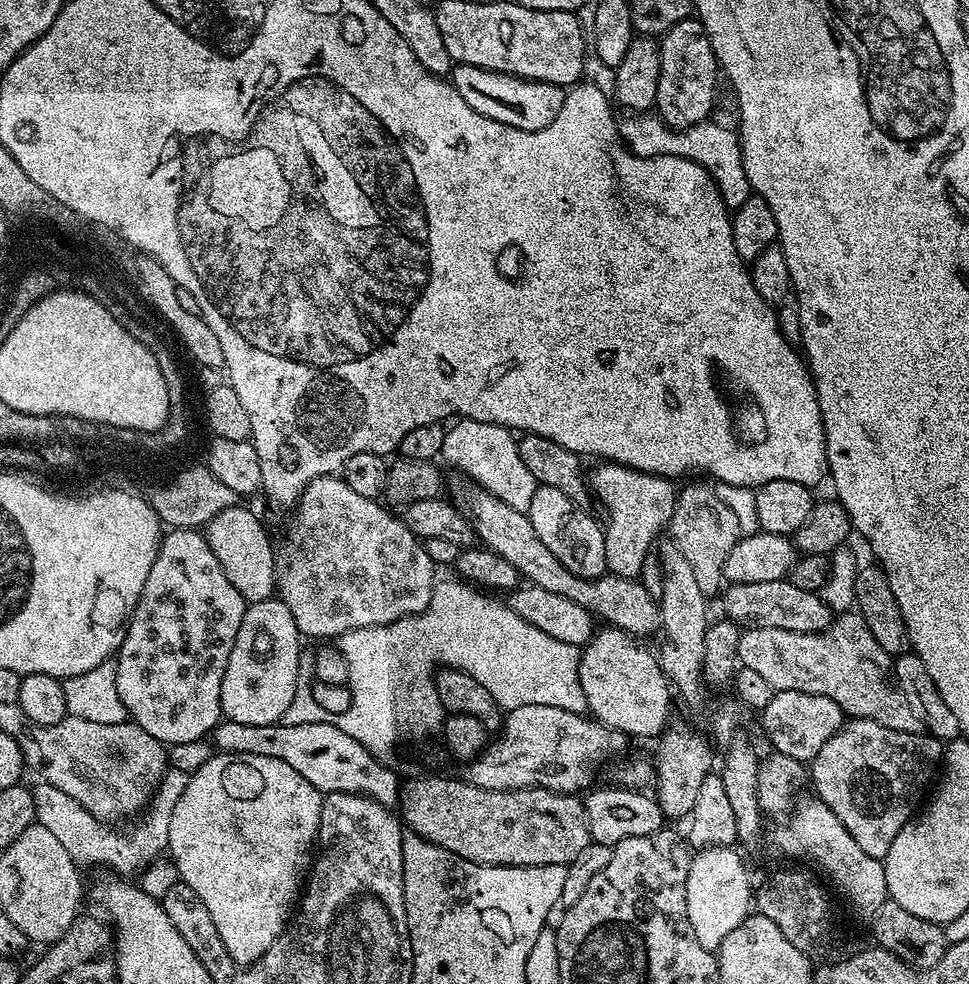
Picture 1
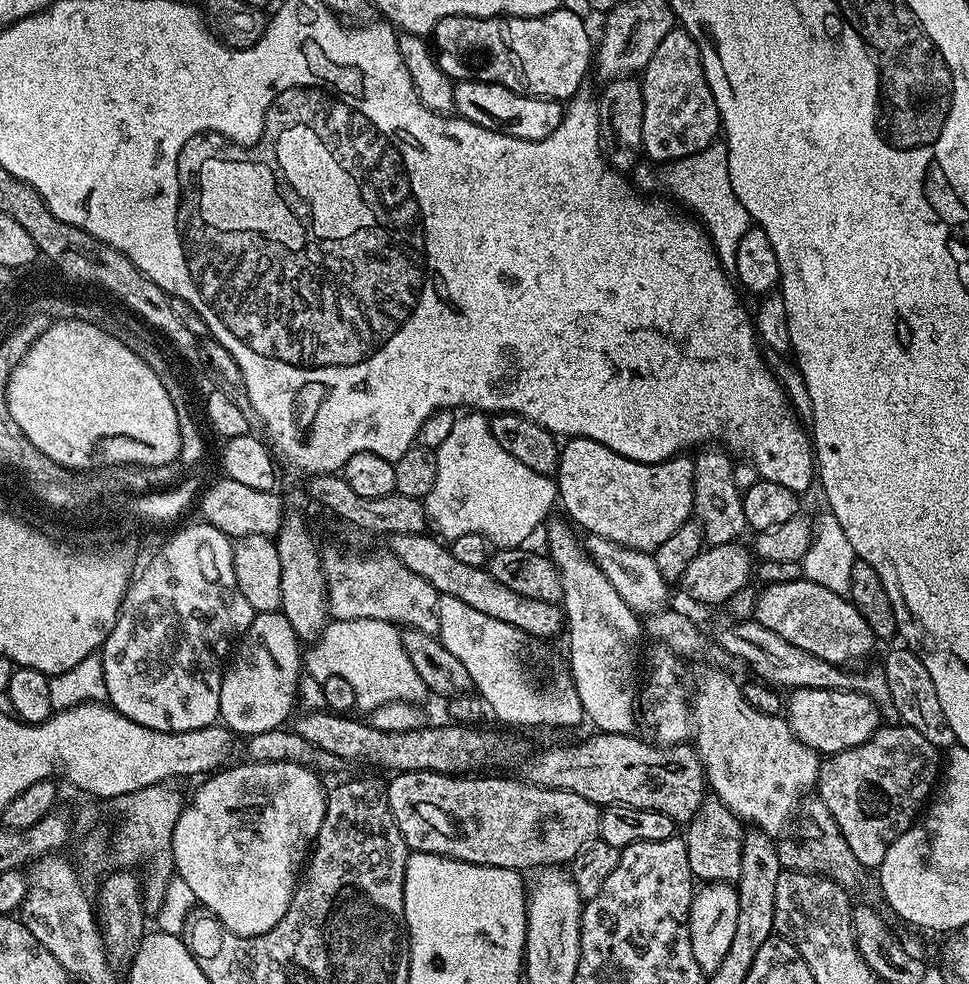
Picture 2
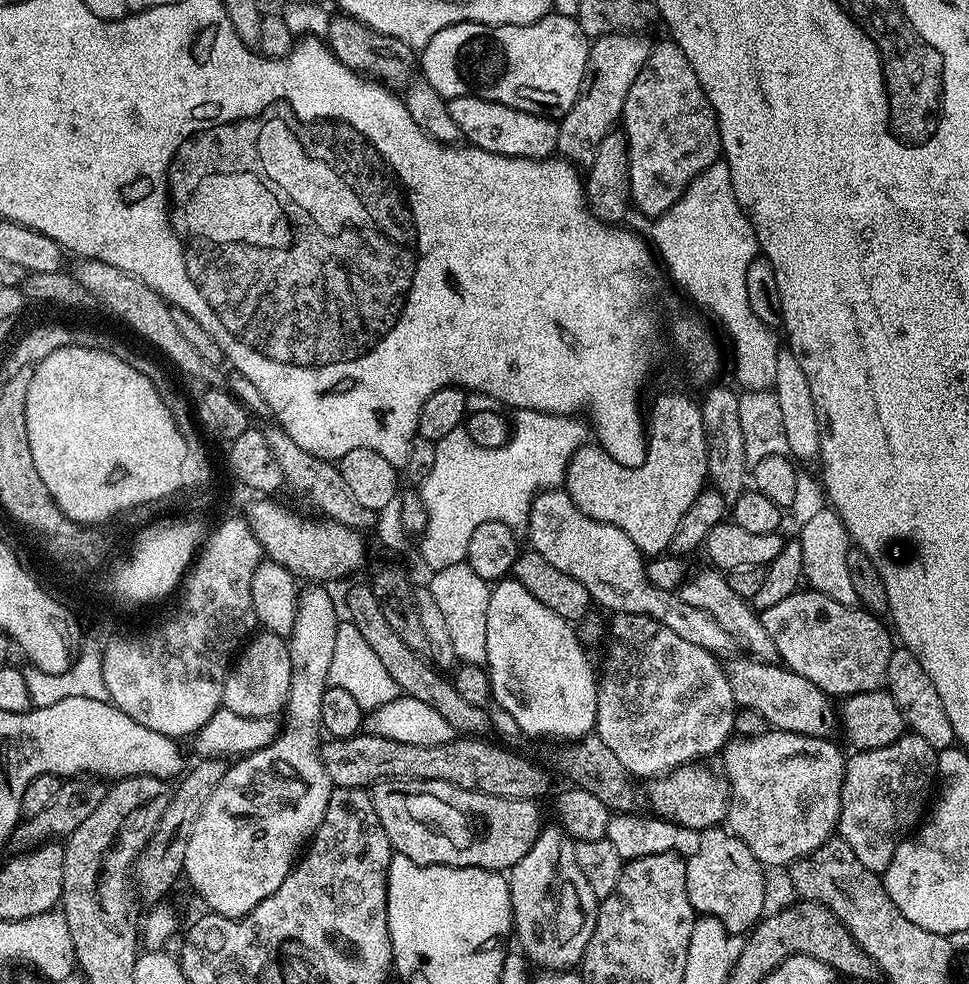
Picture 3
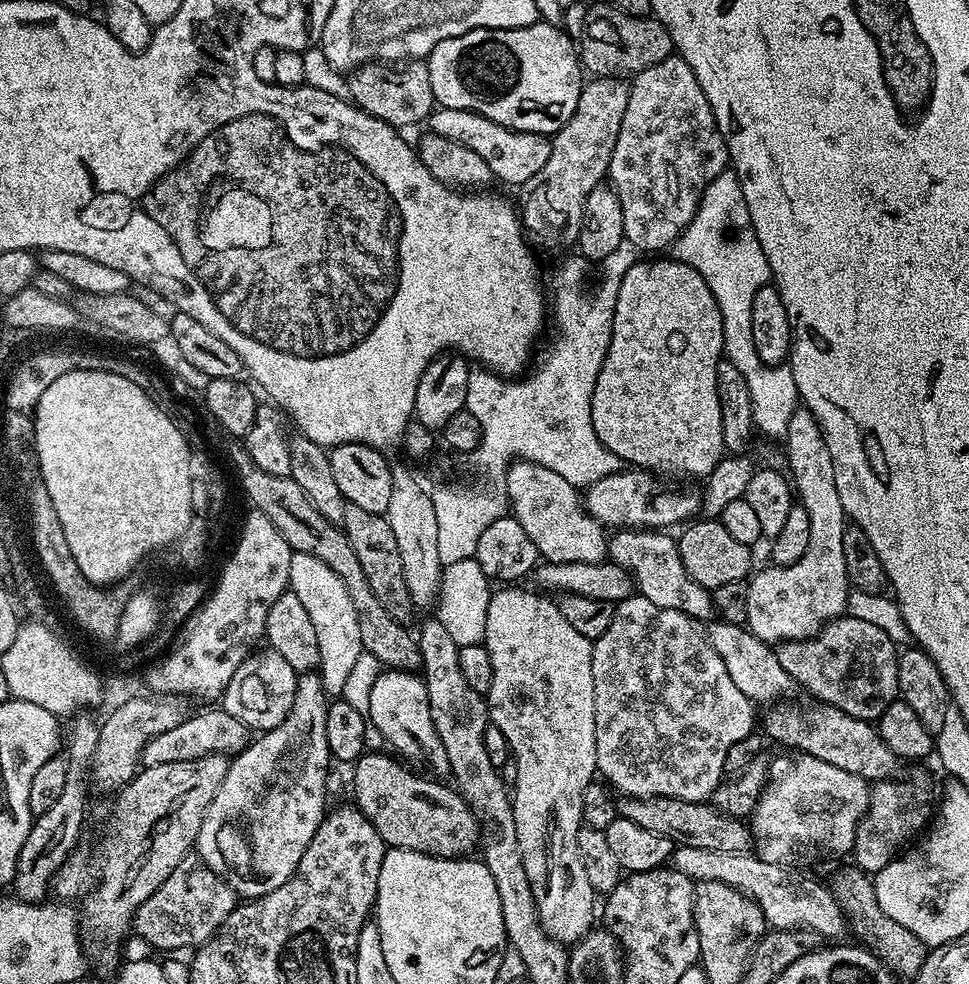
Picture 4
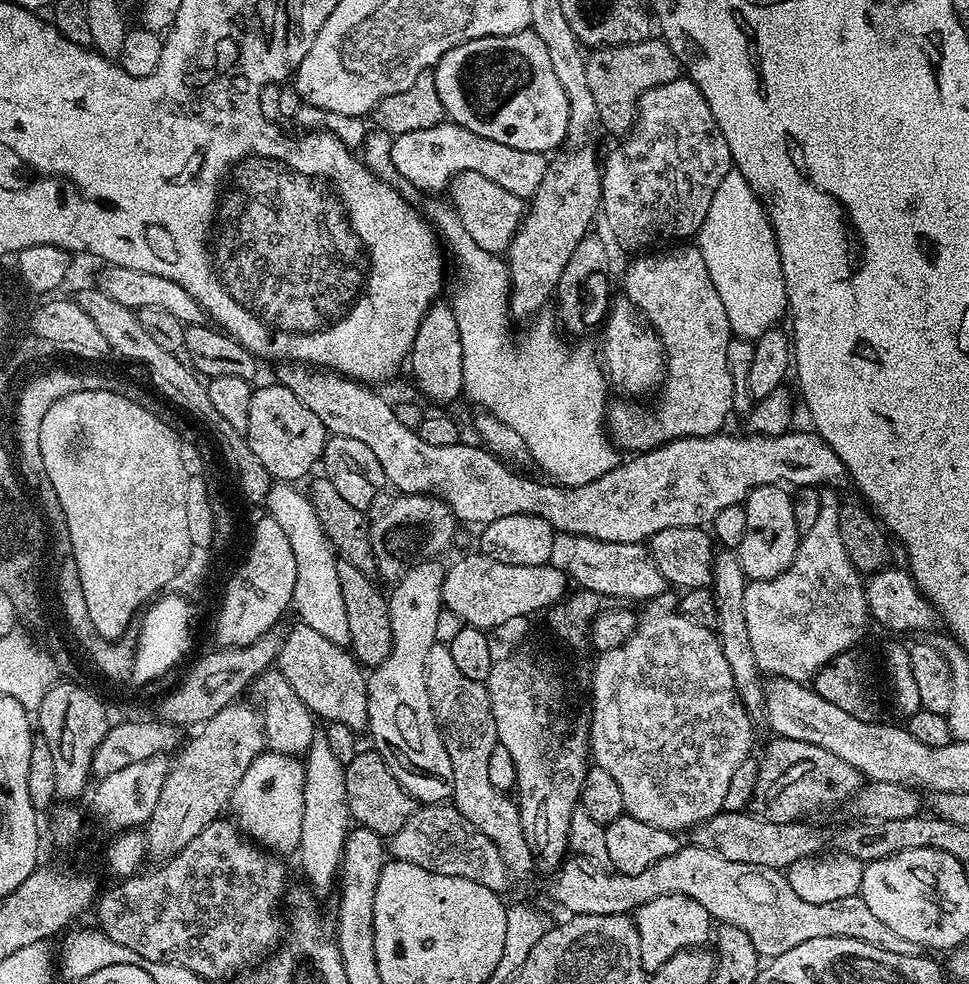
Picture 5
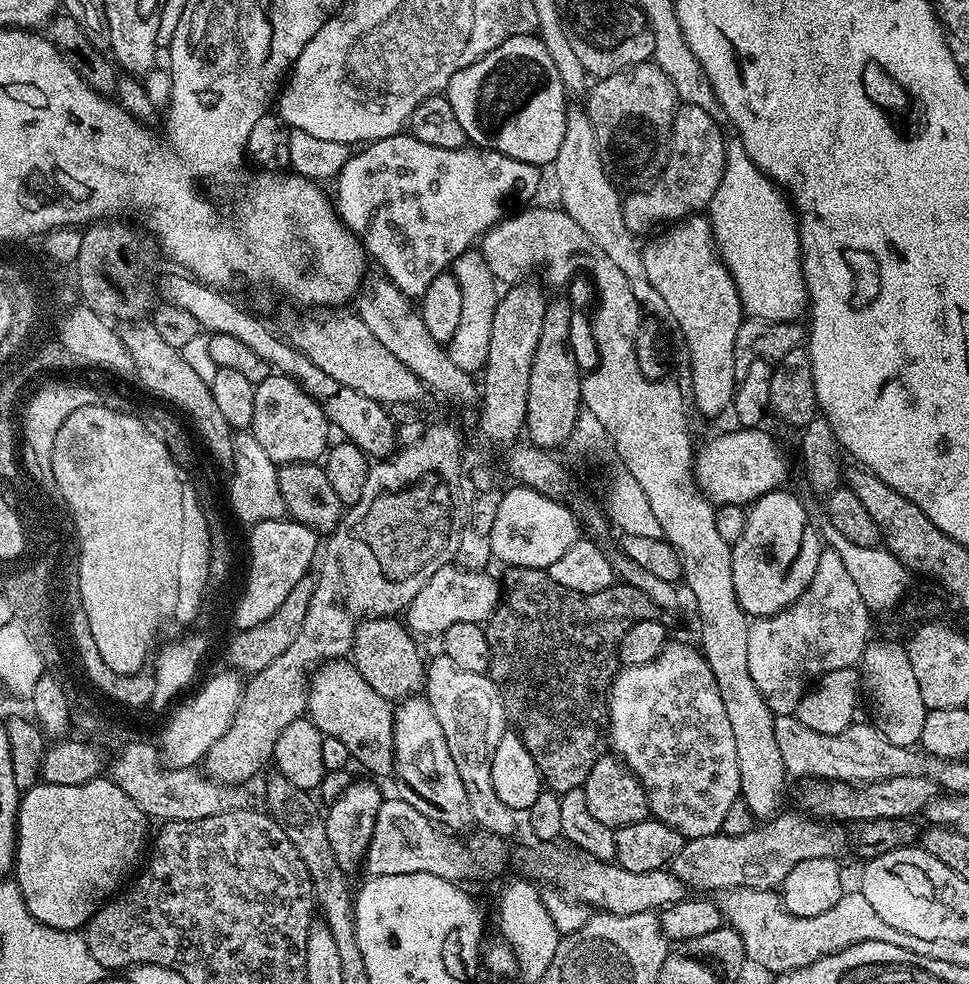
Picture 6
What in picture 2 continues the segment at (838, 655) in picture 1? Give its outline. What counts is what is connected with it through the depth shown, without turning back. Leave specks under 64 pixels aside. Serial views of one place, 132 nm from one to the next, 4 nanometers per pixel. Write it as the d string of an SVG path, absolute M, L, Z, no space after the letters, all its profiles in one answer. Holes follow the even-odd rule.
M756 619L742 620L739 622L729 623L729 628L724 628L718 635L718 643L729 657L737 656L744 664L749 664L754 671L757 672L759 679L769 686L775 686L777 689L795 690L798 688L843 688L854 692L866 694L880 708L881 717L888 722L896 722L900 720L898 710L892 705L892 695L890 694L890 686L886 682L886 674L883 667L868 668L865 672L856 672L860 670L849 670L847 667L831 664L830 662L822 662L822 658L814 658L814 654L806 654L806 650L798 650L798 646L794 646L790 642L786 642L786 638L774 634L774 630L766 630L766 626L762 626Z

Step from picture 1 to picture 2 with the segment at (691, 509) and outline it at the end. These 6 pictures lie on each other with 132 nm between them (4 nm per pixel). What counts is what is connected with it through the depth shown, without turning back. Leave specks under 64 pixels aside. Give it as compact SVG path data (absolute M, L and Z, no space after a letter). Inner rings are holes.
M704 446L694 456L694 502L692 511L695 519L701 524L705 541L709 545L731 544L741 539L740 535L746 532L744 511L742 510L741 485L735 474L736 464L728 456L729 453L720 446Z

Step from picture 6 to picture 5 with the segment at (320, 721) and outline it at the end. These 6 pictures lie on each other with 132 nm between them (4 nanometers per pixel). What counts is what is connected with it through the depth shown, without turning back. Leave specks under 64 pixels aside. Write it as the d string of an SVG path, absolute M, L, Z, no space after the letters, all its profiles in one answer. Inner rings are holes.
M296 622L285 631L275 667L290 682L294 694L312 711L313 717L328 724L342 722L357 734L368 726L368 681L365 669L347 647L332 644L310 626Z

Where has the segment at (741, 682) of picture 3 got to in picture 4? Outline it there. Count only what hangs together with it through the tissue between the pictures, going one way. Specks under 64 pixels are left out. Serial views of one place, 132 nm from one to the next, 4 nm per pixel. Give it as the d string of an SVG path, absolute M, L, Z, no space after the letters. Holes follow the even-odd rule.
M776 702L767 709L769 712L764 716L762 732L769 741L777 740L788 747L785 749L830 762L830 766L850 770L850 774L858 774L869 782L887 780L897 775L897 756L890 746L886 746L886 742L882 742L879 731L869 721L854 718L829 704L816 702L813 708L799 708L796 704L788 703L792 702Z

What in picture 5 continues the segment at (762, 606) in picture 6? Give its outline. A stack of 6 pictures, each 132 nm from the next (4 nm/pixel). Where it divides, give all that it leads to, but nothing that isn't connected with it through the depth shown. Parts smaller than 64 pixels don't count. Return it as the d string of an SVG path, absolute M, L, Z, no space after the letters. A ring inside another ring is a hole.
M779 484L758 486L743 503L746 510L746 538L738 550L740 565L748 580L772 580L794 562L801 533L794 522L794 506L787 487Z

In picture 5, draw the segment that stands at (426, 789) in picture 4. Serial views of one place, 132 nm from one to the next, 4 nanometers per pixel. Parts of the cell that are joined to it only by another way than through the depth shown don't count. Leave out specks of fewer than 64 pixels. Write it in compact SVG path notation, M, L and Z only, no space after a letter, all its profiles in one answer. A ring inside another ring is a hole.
M357 751L355 758L344 765L344 770L349 814L359 827L374 830L382 838L391 838L398 830L402 830L402 826L406 826L406 820L414 810L412 795L400 785L379 752Z

